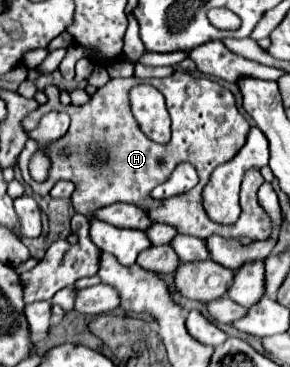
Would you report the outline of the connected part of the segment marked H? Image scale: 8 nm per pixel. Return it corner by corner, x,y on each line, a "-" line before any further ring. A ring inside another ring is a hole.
174,71
170,77
164,77
164,79
144,79
144,81
136,77
110,79
82,107
62,105
58,101
56,87
46,87
44,93
48,95
48,103
40,105
36,111
32,111
32,115
24,119
24,129
26,131
36,129
42,115
50,111
68,113
70,129
64,137
56,139
54,143
46,147
46,155
50,159
50,171
44,183
34,181
28,173
28,163
32,155
36,153
36,141
32,137
26,141
26,147
20,153
20,169
22,169
24,181
34,189
34,193
48,195
56,181
66,179
66,181
76,183
76,191
72,195
72,205
76,213
82,213
88,219
94,217
96,209
124,201
124,203
136,203
144,207
148,215
152,217
152,221
168,223
176,227
180,233
194,235
198,239
206,239
208,235
222,235
222,237
234,237
234,239
248,237
252,241
258,241
258,239
268,239
272,235
272,219
258,205
258,199
256,199
256,191
262,183
260,169
250,169
242,180
239,193
242,215
234,225
218,225
202,209
200,191
204,189
204,183
210,179
214,167
218,167
220,163
236,155
236,151
246,143
246,137
250,131
248,121
236,107
234,95
222,85
218,85
216,81
210,81
206,77
192,77
190,73
184,73
184,71
-
142,83
156,87
166,99
166,107
172,117
172,139
166,145
150,141
142,133
138,121
134,119
130,111
128,93
132,87
142,85
-
62,147
68,147
70,153
62,155
-
182,161
194,163
200,177
198,185
182,195
176,195
164,201
150,199
150,191
156,185
160,185
166,177
170,177
174,167

